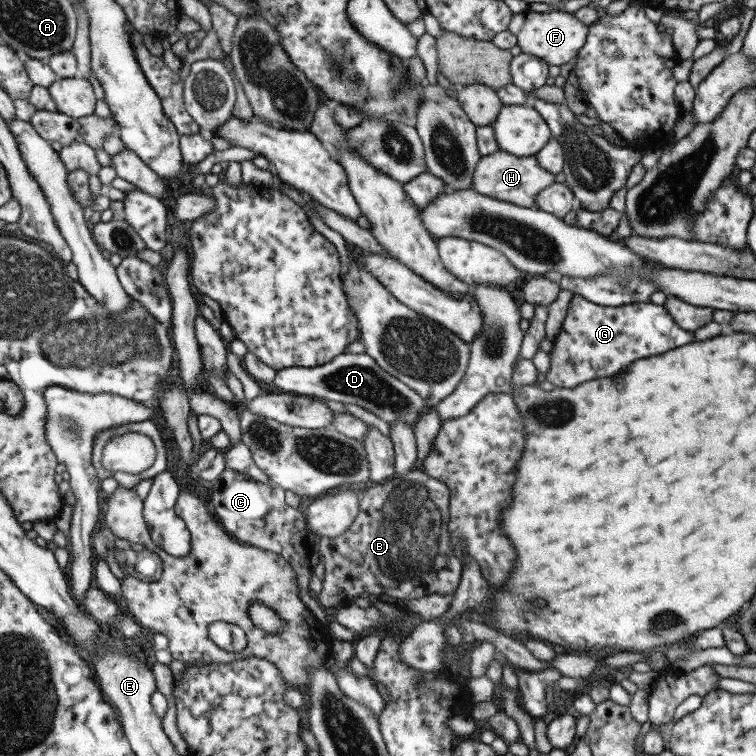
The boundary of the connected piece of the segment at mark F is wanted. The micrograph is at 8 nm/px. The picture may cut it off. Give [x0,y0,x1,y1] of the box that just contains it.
[508,8,589,66]

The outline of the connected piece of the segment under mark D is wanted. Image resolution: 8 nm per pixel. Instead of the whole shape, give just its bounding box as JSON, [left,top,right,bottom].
[273,351,429,424]

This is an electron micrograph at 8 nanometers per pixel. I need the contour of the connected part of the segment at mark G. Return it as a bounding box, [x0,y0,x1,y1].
[545,295,694,388]

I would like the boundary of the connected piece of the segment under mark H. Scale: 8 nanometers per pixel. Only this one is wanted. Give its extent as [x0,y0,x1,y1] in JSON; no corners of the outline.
[472,151,554,208]

